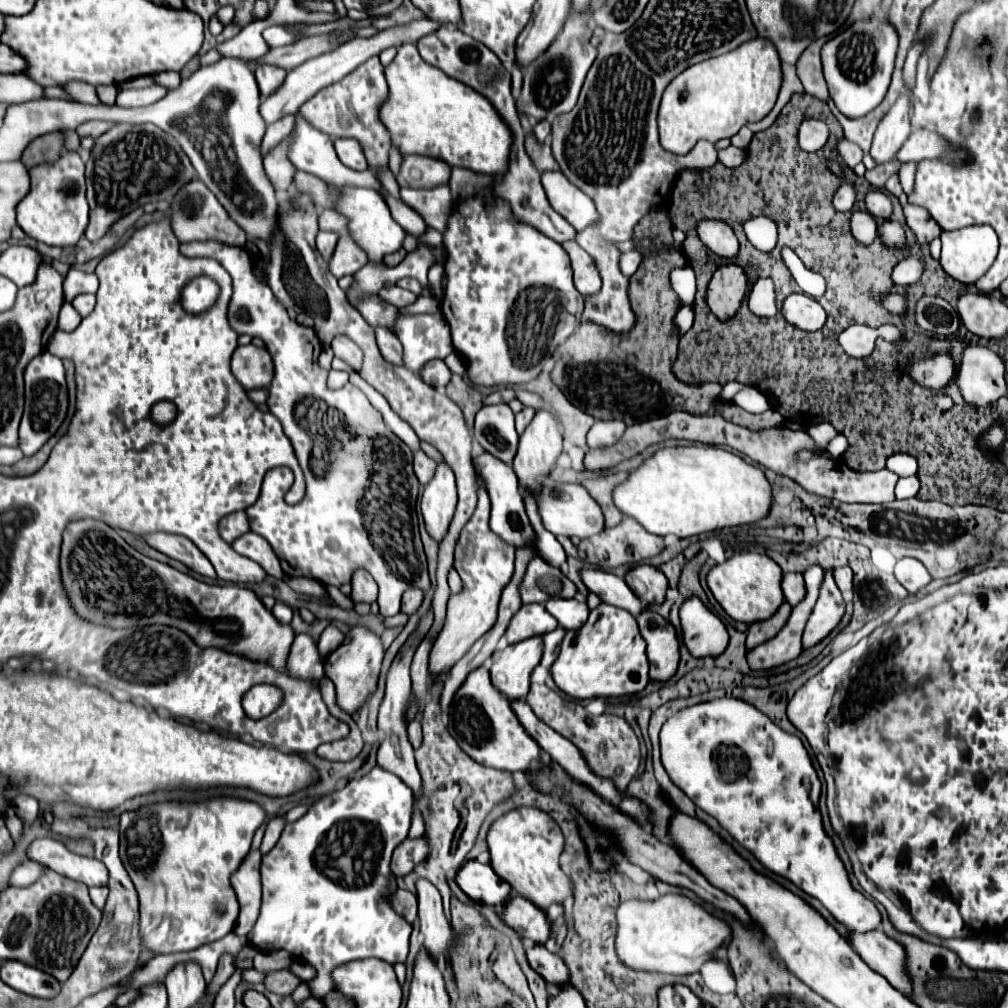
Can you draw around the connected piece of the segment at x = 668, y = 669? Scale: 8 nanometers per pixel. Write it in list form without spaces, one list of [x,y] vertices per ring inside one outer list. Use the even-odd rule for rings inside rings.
[[[642,610],[636,616],[636,622],[640,626],[642,638],[648,644],[646,652],[650,660],[650,678],[668,680],[670,676],[674,676],[680,660],[674,626],[652,610]]]

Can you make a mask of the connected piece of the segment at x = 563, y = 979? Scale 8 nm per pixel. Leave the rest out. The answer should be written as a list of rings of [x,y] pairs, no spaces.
[[[544,946],[528,948],[526,954],[528,954],[530,966],[542,978],[546,978],[548,984],[552,984],[556,988],[562,988],[562,986],[566,986],[570,982],[570,970],[566,968],[566,964],[558,956],[554,956],[552,952],[548,952]]]

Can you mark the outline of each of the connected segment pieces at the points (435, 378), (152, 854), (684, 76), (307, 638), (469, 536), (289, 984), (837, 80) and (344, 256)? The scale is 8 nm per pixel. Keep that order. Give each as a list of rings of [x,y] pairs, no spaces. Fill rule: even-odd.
[[[434,360],[422,368],[422,380],[430,382],[430,386],[442,390],[450,382],[450,370],[442,360]]]
[[[214,798],[194,806],[154,804],[120,816],[120,860],[138,892],[140,938],[144,948],[152,950],[152,954],[196,950],[234,930],[238,920],[238,898],[230,884],[230,876],[248,854],[252,836],[262,822],[264,810],[258,804],[234,798]]]
[[[768,38],[748,40],[736,50],[686,68],[662,96],[658,112],[662,148],[686,154],[698,140],[716,144],[722,138],[732,138],[742,126],[762,120],[774,108],[782,78],[782,60]]]
[[[296,634],[294,646],[290,648],[290,674],[296,678],[322,678],[324,676],[324,664],[318,652],[318,646],[310,634]]]
[[[478,474],[476,486],[478,506],[470,520],[464,524],[454,550],[454,568],[462,578],[462,592],[450,594],[444,628],[434,642],[434,650],[430,652],[430,670],[434,670],[436,674],[438,670],[450,670],[466,654],[466,650],[470,650],[470,646],[492,628],[492,624],[496,622],[500,592],[514,574],[514,550],[510,550],[510,546],[498,542],[498,538],[490,534],[490,496],[486,490],[486,482]]]
[[[278,970],[272,972],[264,978],[264,986],[268,992],[280,994],[280,996],[290,996],[290,992],[300,984],[300,978],[290,974],[290,970]]]
[[[878,18],[854,22],[844,32],[840,32],[838,36],[834,36],[824,44],[822,48],[824,78],[828,82],[830,98],[844,116],[848,118],[864,116],[882,102],[890,86],[896,48],[898,36],[894,34],[894,26],[884,24]]]
[[[346,234],[340,236],[336,250],[328,262],[328,270],[336,278],[342,278],[346,274],[356,274],[364,264],[366,264],[366,254],[362,254],[362,250],[358,250],[358,246],[354,246],[354,242],[346,238]]]

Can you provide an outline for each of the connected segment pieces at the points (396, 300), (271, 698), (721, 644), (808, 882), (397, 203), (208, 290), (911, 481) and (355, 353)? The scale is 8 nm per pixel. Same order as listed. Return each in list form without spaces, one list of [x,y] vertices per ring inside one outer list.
[[[390,286],[390,290],[386,290],[386,294],[382,294],[382,298],[386,302],[390,302],[392,306],[396,306],[396,308],[406,308],[406,306],[414,304],[418,296],[412,294],[412,292],[408,292],[408,290],[402,290],[398,286]]]
[[[258,684],[246,692],[242,704],[244,704],[244,710],[248,716],[262,718],[262,716],[274,712],[278,708],[280,700],[282,700],[282,692],[276,686]]]
[[[688,596],[680,606],[680,626],[692,656],[718,656],[728,646],[728,632],[698,596]]]
[[[724,696],[724,698],[714,698],[710,702],[702,702],[702,704],[696,704],[696,706],[690,706],[686,710],[680,710],[678,714],[674,714],[674,718],[670,718],[670,722],[666,722],[660,730],[660,750],[662,750],[662,764],[666,768],[666,772],[670,774],[672,782],[688,796],[688,798],[694,798],[694,804],[698,808],[702,808],[706,814],[714,816],[718,820],[718,824],[728,830],[728,834],[740,844],[744,846],[746,850],[750,850],[754,854],[754,858],[764,866],[768,868],[770,872],[790,880],[794,886],[798,886],[800,890],[804,890],[806,894],[814,896],[816,900],[820,900],[824,904],[824,908],[840,922],[844,924],[850,932],[858,932],[858,934],[866,934],[866,932],[872,932],[872,930],[878,930],[880,924],[882,924],[882,914],[878,912],[878,908],[874,906],[872,900],[864,898],[860,892],[856,892],[852,886],[850,886],[850,880],[848,880],[848,872],[842,864],[842,860],[838,858],[836,850],[834,850],[834,844],[832,840],[826,836],[824,828],[822,828],[822,816],[820,816],[820,810],[818,808],[818,798],[820,798],[820,780],[818,780],[818,774],[810,762],[810,756],[802,744],[802,740],[796,736],[796,734],[790,734],[786,730],[782,730],[780,726],[776,726],[766,714],[762,714],[758,708],[754,708],[752,704],[740,700],[740,698],[730,698],[730,696]]]
[[[386,194],[384,200],[386,200],[386,204],[388,204],[390,212],[392,212],[392,218],[394,218],[408,234],[412,234],[412,236],[424,234],[426,222],[424,222],[424,218],[422,218],[416,210],[412,210],[406,202],[402,202],[402,200],[398,200],[398,198],[390,196],[390,194]]]
[[[196,276],[184,288],[180,302],[188,314],[202,314],[218,300],[220,286],[210,276]]]
[[[916,476],[900,478],[896,484],[896,498],[912,498],[912,496],[916,496],[918,488],[920,488],[920,482]]]
[[[342,334],[334,336],[330,346],[334,350],[334,356],[342,358],[344,362],[348,362],[358,372],[358,364],[362,364],[362,350],[348,336],[342,336]]]

